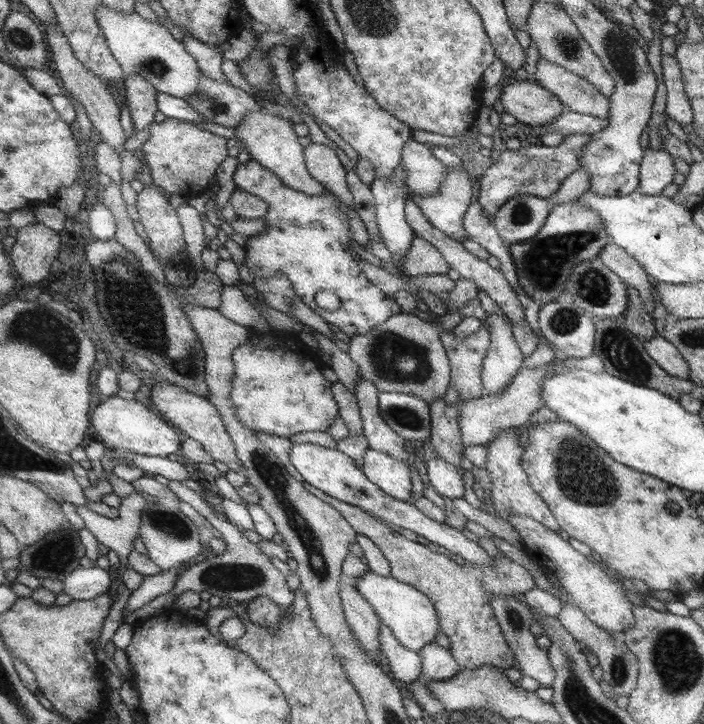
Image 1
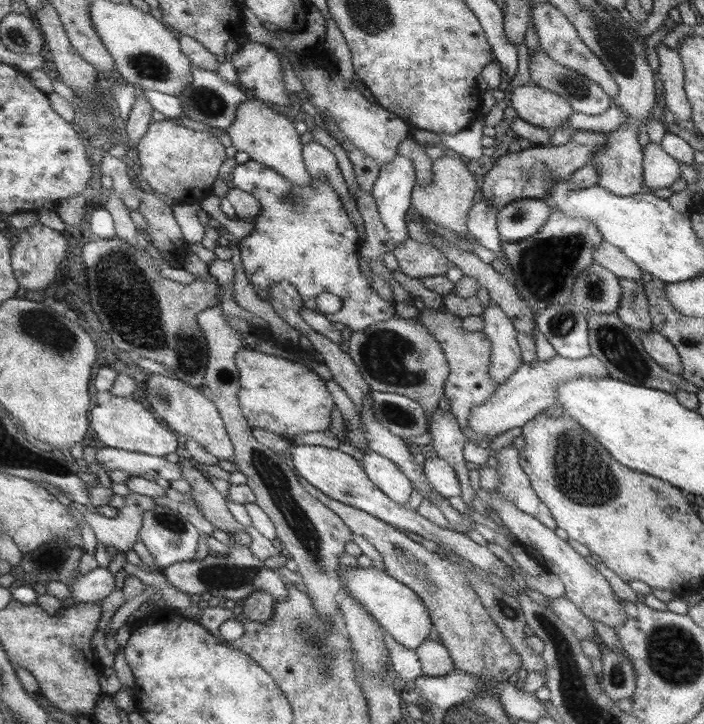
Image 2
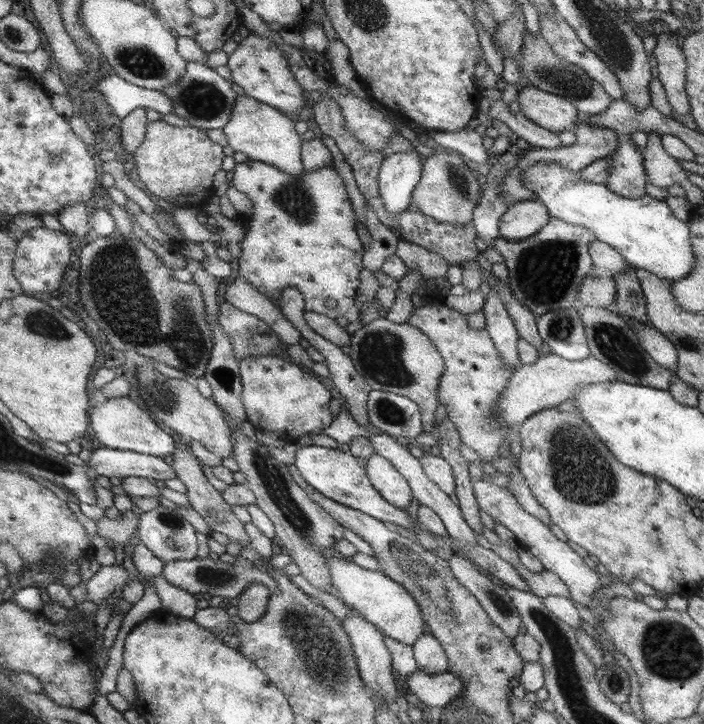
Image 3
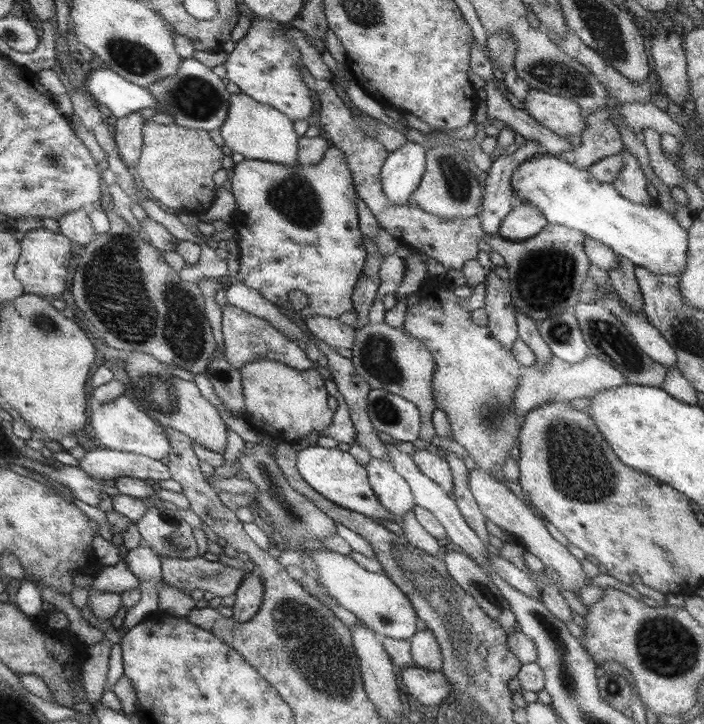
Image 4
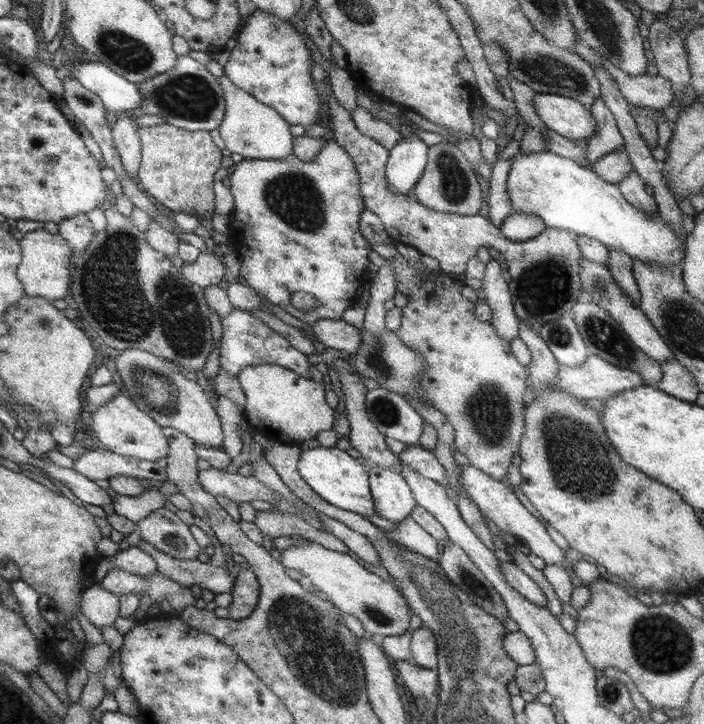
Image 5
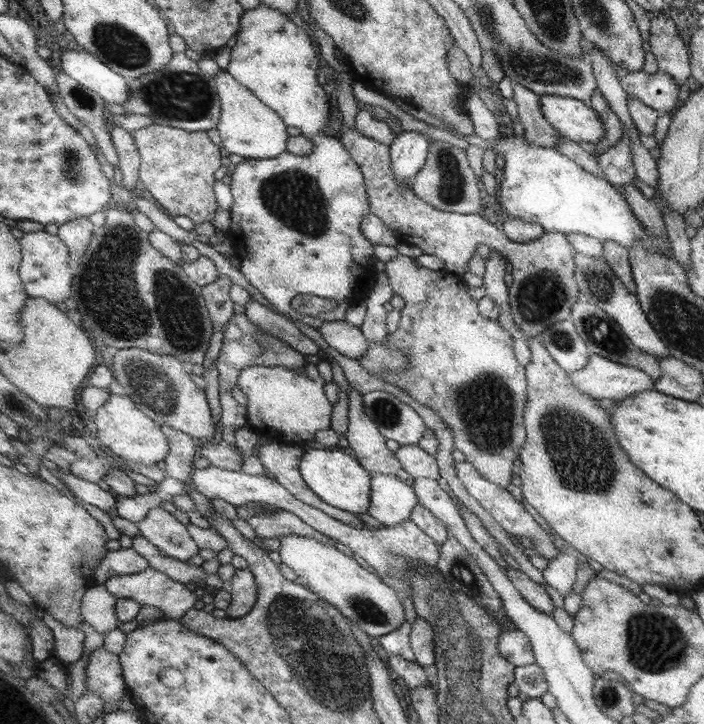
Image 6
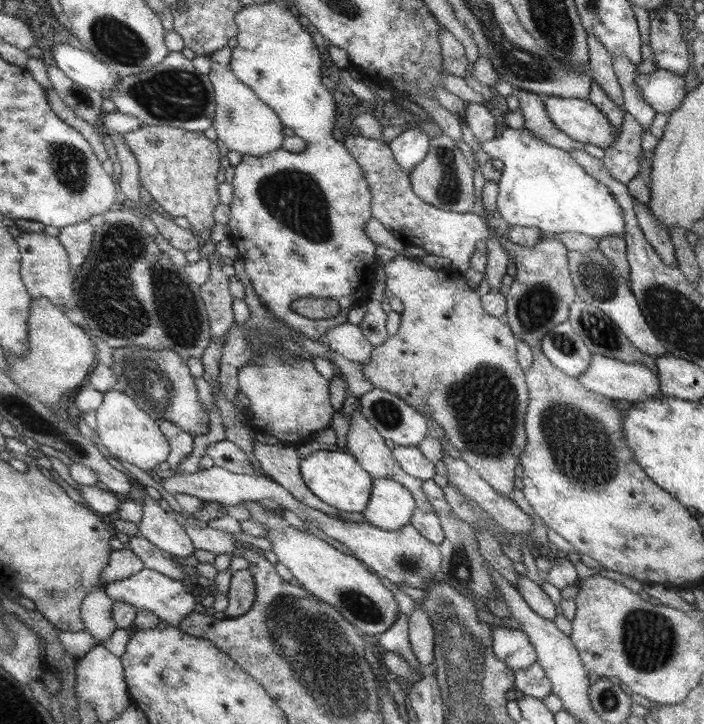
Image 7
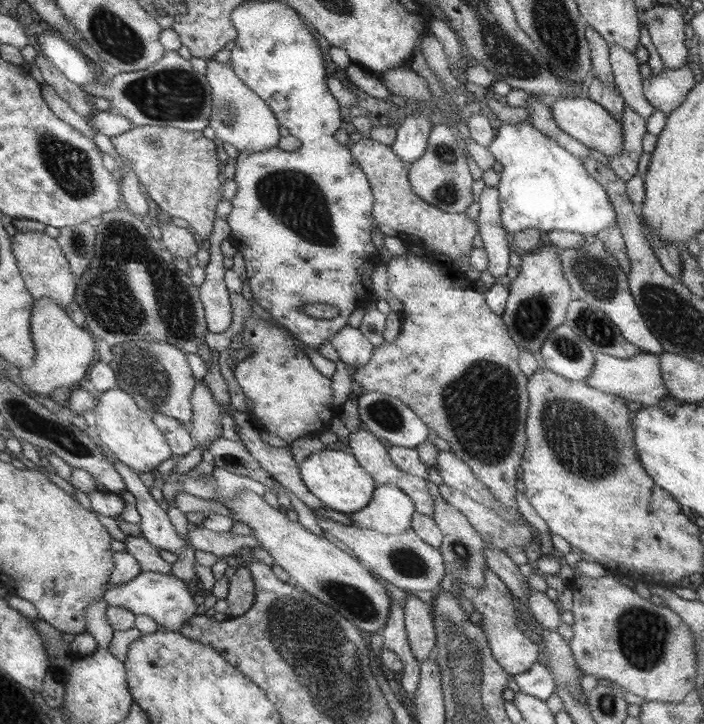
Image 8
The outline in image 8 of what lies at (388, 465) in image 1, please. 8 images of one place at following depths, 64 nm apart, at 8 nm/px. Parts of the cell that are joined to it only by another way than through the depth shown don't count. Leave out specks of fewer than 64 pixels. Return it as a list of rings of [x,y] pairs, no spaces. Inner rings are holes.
[[[381,484],[367,506],[350,513],[350,525],[383,535],[397,535],[410,529],[414,513],[412,499],[404,491],[392,484]]]

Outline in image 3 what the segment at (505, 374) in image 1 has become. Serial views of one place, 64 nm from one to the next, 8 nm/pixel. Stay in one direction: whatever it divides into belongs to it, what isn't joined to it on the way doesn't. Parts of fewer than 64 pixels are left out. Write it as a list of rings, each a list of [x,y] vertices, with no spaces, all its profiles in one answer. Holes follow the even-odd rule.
[[[489,290],[482,312],[485,316],[483,330],[492,338],[493,346],[496,346],[504,365],[515,368],[519,365],[516,346],[520,336],[517,335],[512,318],[509,318],[508,310],[505,310],[503,300],[495,290]]]

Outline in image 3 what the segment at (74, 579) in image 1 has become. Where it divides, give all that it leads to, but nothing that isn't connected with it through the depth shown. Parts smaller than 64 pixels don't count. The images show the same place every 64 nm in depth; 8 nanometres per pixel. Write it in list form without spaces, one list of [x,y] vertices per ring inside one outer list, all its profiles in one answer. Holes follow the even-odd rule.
[[[121,565],[100,566],[98,571],[84,583],[85,600],[101,602],[112,592],[121,591],[127,582],[131,582],[134,579]]]

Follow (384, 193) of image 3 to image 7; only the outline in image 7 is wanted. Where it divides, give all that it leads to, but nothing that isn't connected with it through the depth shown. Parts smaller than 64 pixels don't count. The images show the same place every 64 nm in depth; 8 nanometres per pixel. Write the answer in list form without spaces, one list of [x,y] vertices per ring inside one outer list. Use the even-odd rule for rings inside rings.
[[[410,125],[388,143],[388,146],[400,167],[409,172],[413,166],[424,160],[425,153],[428,152],[428,139],[421,127]]]

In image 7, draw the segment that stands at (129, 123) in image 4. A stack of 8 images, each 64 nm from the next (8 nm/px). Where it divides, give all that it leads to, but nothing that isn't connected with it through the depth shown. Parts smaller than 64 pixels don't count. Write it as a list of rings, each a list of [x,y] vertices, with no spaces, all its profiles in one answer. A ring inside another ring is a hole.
[[[112,132],[109,136],[115,145],[116,155],[120,162],[121,172],[118,176],[118,184],[121,192],[129,202],[137,204],[141,202],[141,196],[139,196],[141,183],[138,179],[137,161],[134,154],[129,152],[129,149],[122,143],[123,134]]]

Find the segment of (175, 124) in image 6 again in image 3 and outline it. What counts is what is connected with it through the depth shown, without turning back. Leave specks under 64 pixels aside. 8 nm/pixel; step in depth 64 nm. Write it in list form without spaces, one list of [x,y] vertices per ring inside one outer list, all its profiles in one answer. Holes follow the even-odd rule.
[[[187,62],[185,72],[174,83],[162,86],[160,93],[170,102],[170,112],[175,113],[189,127],[198,129],[222,128],[229,118],[234,98],[231,83],[203,64]]]

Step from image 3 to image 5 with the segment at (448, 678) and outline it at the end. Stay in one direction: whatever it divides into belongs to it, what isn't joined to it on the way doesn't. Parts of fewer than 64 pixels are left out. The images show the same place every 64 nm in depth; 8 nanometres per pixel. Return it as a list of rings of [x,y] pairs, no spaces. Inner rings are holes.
[[[402,660],[393,661],[393,668],[414,698],[423,697],[431,704],[435,702],[435,696],[438,694],[435,669],[424,669],[410,661]]]

